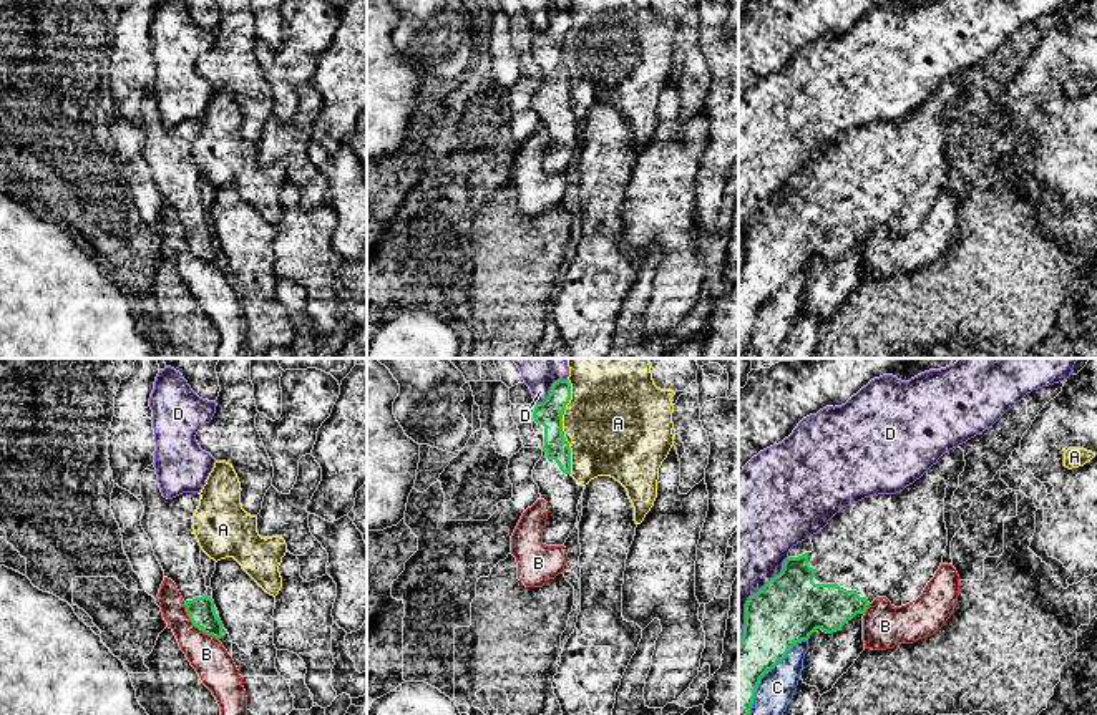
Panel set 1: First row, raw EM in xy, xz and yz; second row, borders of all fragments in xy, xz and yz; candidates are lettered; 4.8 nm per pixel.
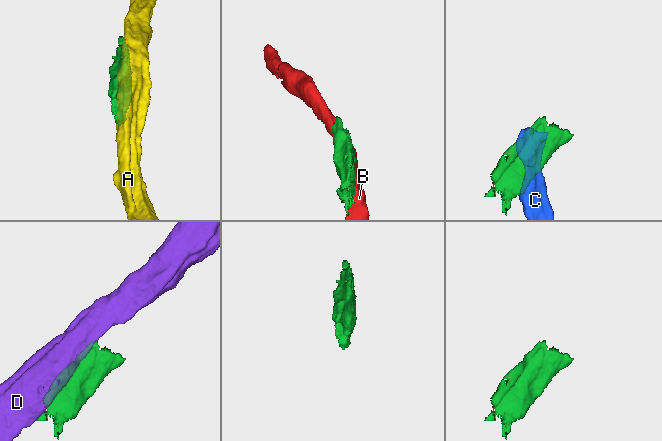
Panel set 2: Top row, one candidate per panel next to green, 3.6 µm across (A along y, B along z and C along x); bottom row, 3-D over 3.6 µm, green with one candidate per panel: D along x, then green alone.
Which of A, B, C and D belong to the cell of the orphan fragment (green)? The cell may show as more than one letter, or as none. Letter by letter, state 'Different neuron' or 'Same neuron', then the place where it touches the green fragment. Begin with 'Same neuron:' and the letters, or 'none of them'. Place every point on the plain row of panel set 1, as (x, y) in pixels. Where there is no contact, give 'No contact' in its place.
Same neuron: none of them
A: Different neuron. Touches green at xz (561, 55)
B: Different neuron. Touches green at xy (195, 254)
C: Different neuron. Touches green at yz (759, 309)
D: Different neuron. Touches green at xz (551, 17)

